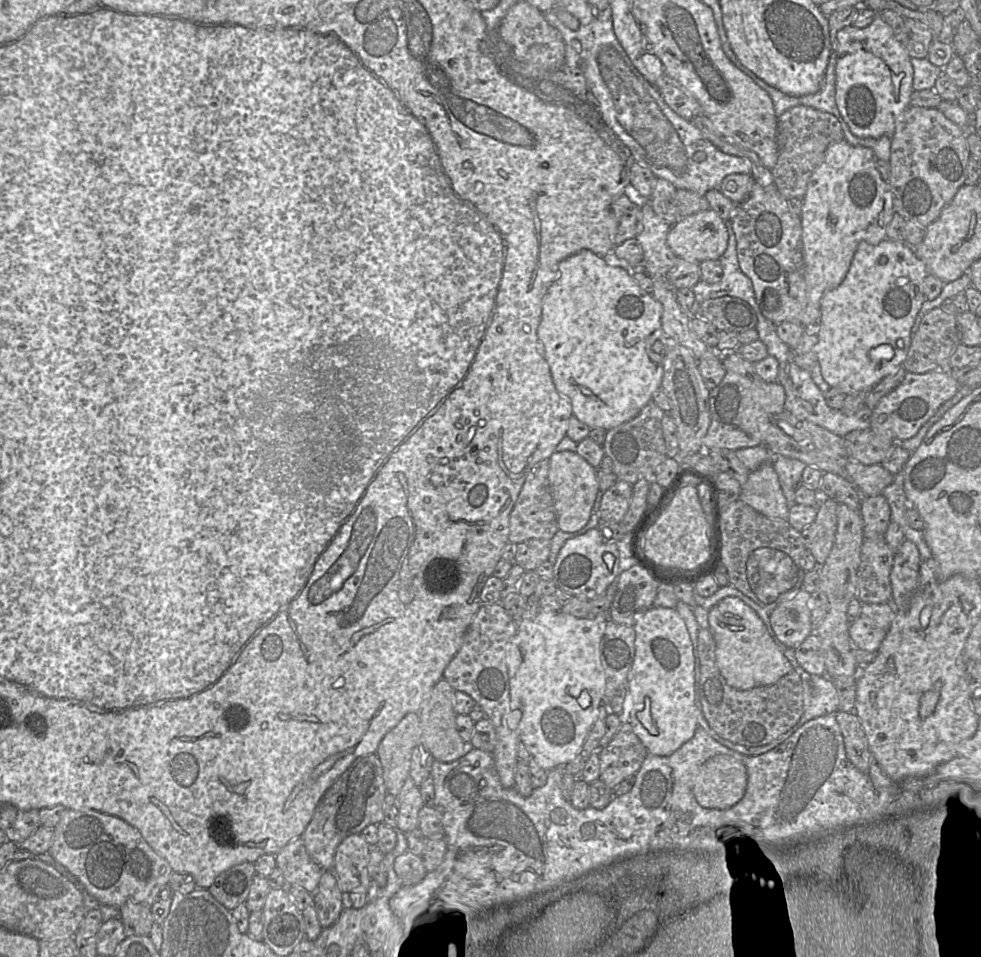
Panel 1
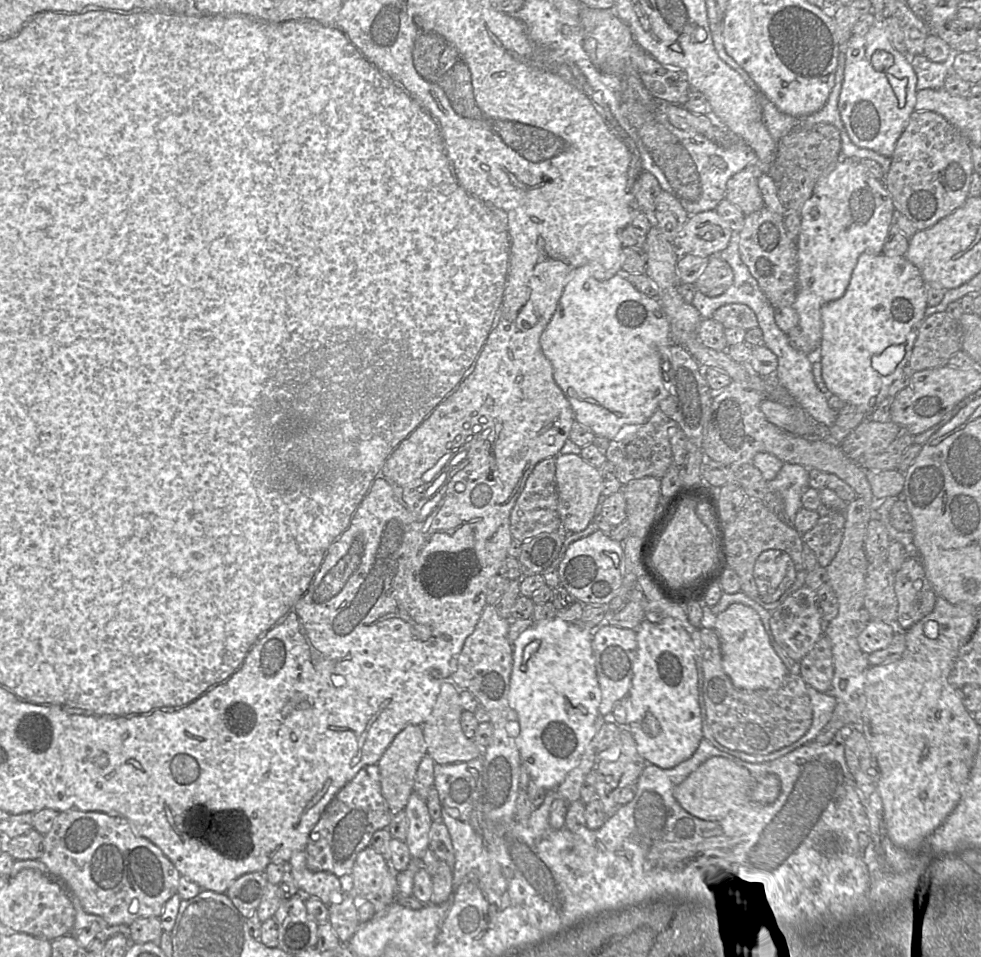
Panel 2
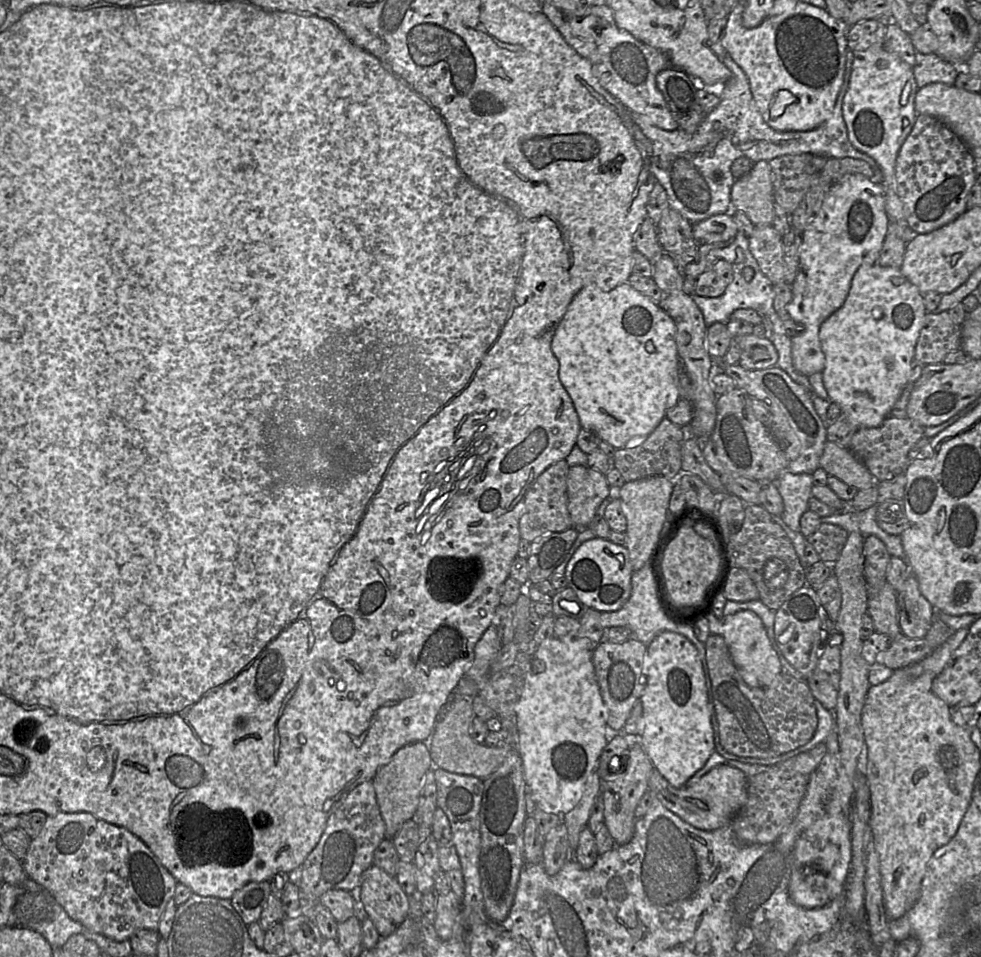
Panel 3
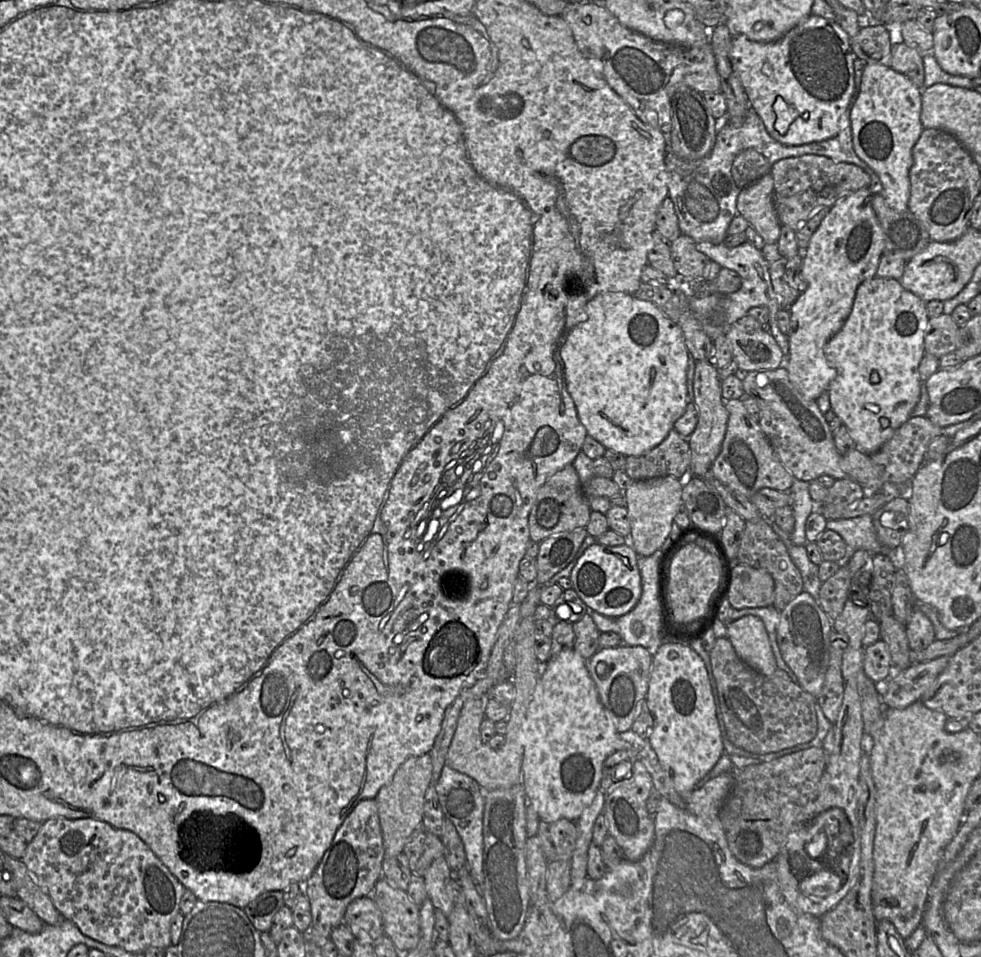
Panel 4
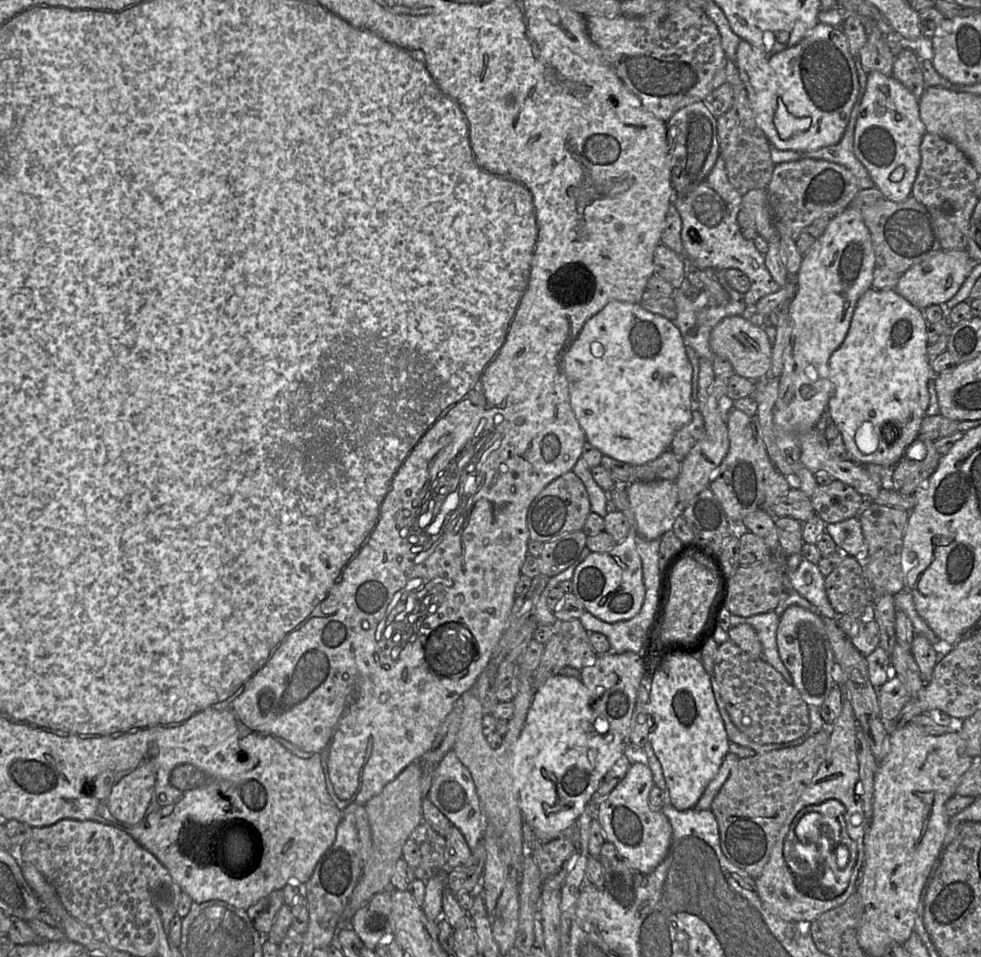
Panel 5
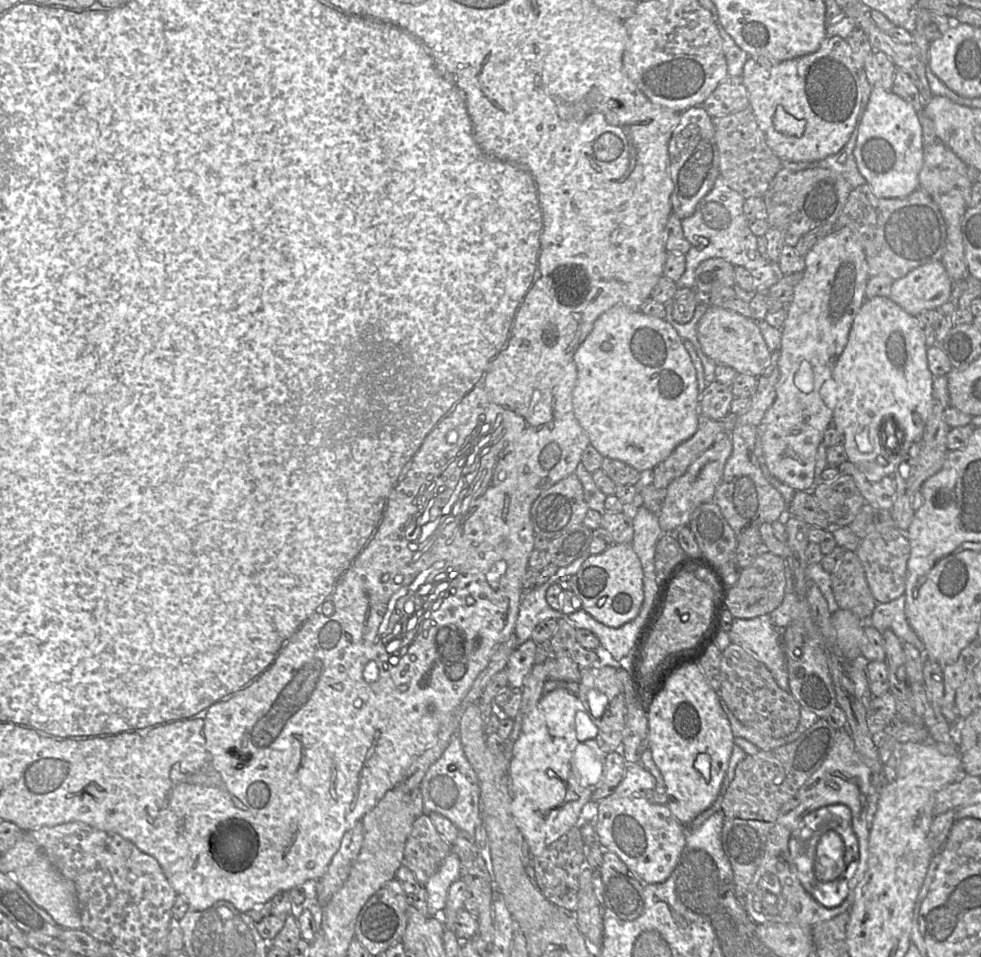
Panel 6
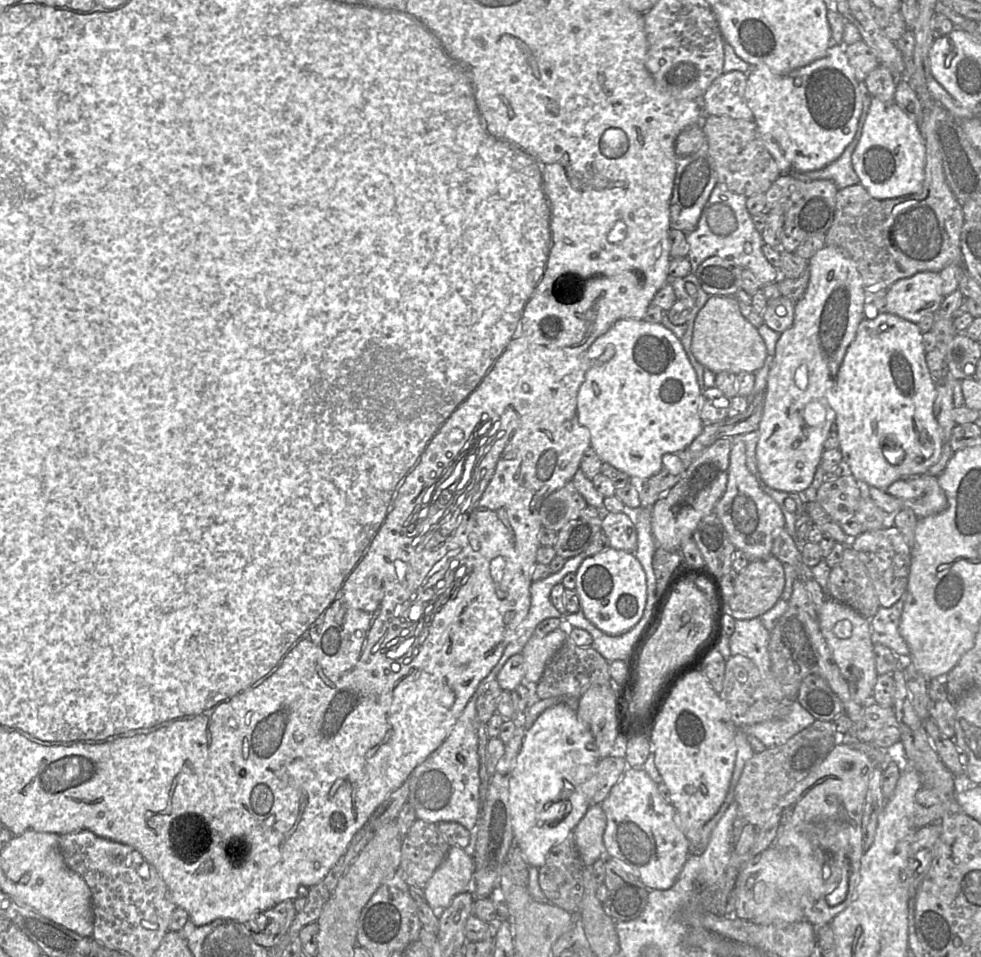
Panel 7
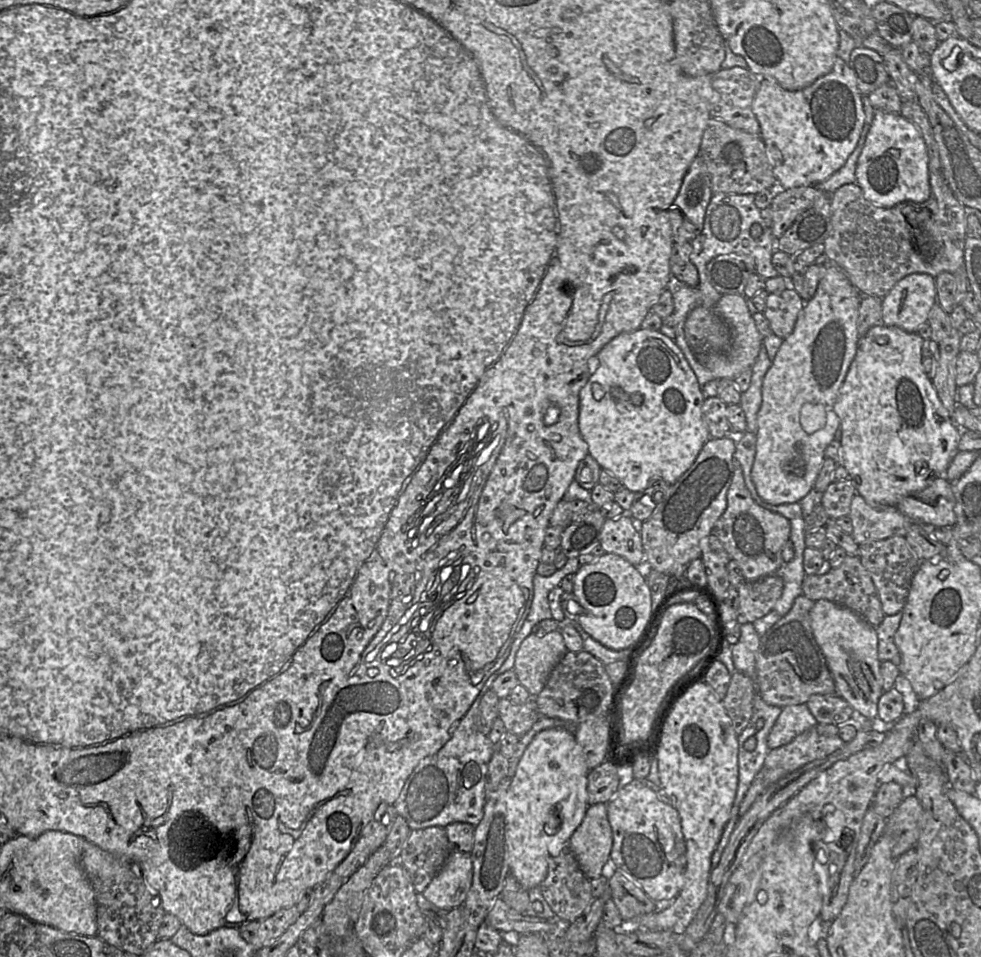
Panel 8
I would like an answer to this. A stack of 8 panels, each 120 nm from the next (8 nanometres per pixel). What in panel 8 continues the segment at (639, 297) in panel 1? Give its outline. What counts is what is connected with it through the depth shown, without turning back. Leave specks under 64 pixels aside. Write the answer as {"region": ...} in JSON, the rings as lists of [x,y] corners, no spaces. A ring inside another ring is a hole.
{"region":[[[639,328],[632,332],[622,333],[608,342],[597,354],[599,368],[591,374],[589,380],[580,390],[579,396],[579,429],[583,439],[588,444],[589,454],[597,461],[602,469],[606,469],[617,477],[624,487],[632,492],[646,489],[656,481],[665,481],[673,485],[694,463],[704,444],[709,440],[710,434],[705,424],[702,405],[704,402],[703,387],[698,383],[697,377],[689,366],[685,356],[676,343],[663,335],[660,331]],[[621,388],[629,398],[615,399],[612,390]]]}

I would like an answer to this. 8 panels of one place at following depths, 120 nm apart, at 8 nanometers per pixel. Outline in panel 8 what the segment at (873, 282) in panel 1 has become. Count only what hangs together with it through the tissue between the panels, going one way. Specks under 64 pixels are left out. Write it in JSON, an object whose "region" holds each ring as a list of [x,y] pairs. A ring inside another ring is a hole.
{"region":[[[883,324],[872,327],[866,335],[861,337],[858,341],[855,357],[849,367],[834,403],[834,411],[840,419],[840,428],[842,429],[840,463],[846,468],[849,478],[855,481],[857,493],[872,506],[896,506],[903,498],[910,496],[915,492],[924,490],[936,477],[940,477],[947,471],[953,458],[957,452],[959,452],[958,444],[962,429],[955,424],[950,413],[943,406],[930,377],[924,371],[922,365],[923,341],[924,339],[917,332],[908,333],[899,327],[885,326]],[[919,461],[924,461],[927,464],[927,467],[921,469],[919,473],[917,473],[915,465]]]}

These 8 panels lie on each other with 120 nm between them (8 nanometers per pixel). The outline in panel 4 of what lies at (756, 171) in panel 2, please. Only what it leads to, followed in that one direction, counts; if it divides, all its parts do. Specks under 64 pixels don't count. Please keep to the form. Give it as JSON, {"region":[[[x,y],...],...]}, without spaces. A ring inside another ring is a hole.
{"region":[[[770,173],[740,190],[736,208],[738,215],[748,221],[765,243],[777,243],[781,224],[774,207]]]}

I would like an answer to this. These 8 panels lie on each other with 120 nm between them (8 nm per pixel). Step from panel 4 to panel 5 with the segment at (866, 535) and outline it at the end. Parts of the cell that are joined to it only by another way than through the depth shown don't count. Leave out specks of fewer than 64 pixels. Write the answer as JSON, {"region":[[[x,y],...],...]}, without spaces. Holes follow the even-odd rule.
{"region":[[[858,516],[841,522],[826,523],[825,531],[830,534],[843,554],[853,556],[862,562],[870,556]]]}

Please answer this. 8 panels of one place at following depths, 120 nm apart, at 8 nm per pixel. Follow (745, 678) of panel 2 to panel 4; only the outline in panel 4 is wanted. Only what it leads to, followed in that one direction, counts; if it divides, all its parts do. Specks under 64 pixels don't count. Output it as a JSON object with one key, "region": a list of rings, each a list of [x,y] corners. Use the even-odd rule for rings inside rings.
{"region":[[[753,615],[743,616],[727,625],[727,638],[738,657],[764,676],[771,676],[778,668],[764,623]]]}

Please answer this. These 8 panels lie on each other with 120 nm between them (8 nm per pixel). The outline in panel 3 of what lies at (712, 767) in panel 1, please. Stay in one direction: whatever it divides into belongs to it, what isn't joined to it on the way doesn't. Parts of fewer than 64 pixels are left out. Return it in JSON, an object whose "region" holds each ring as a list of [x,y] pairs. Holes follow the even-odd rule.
{"region":[[[722,764],[704,774],[692,786],[675,788],[660,772],[652,768],[648,789],[655,793],[661,803],[684,821],[703,830],[714,830],[731,823],[747,800],[748,777],[739,769]]]}

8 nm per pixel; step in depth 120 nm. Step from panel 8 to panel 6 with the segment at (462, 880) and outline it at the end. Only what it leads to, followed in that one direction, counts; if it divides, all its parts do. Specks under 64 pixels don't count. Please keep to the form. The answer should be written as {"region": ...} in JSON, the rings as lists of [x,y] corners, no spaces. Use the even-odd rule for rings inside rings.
{"region":[[[450,851],[437,871],[424,885],[430,916],[441,920],[441,914],[446,906],[449,887],[460,878],[460,860],[455,853]]]}

